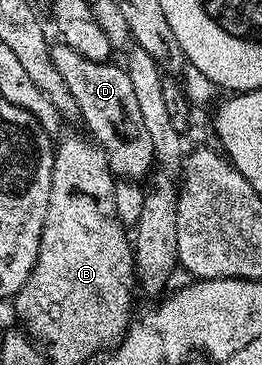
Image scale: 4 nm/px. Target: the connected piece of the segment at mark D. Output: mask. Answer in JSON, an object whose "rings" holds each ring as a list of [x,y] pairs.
{"rings":[[[61,44],[51,45],[50,55],[56,72],[60,72],[60,80],[68,84],[68,92],[76,100],[81,121],[86,121],[90,129],[89,137],[106,153],[110,169],[122,180],[145,179],[156,166],[154,149],[125,69],[121,65],[113,66],[110,60],[88,60],[88,56],[80,56],[80,52],[72,52],[72,48]]]}

